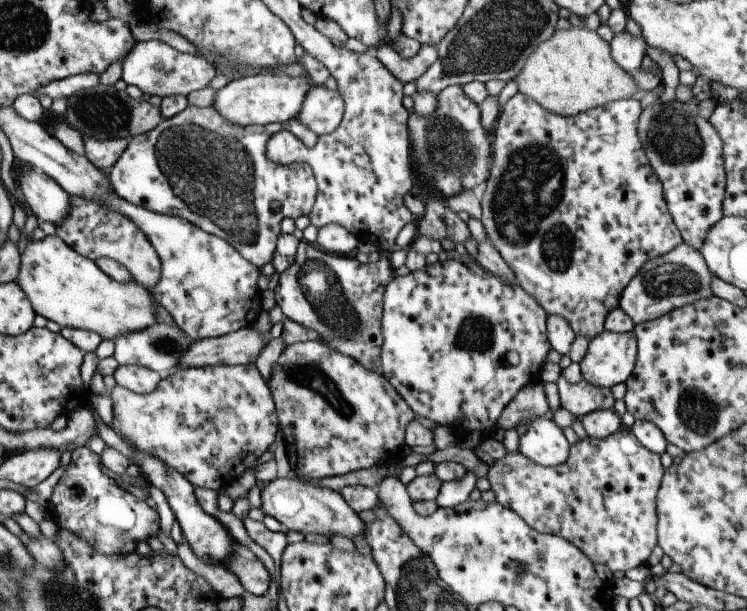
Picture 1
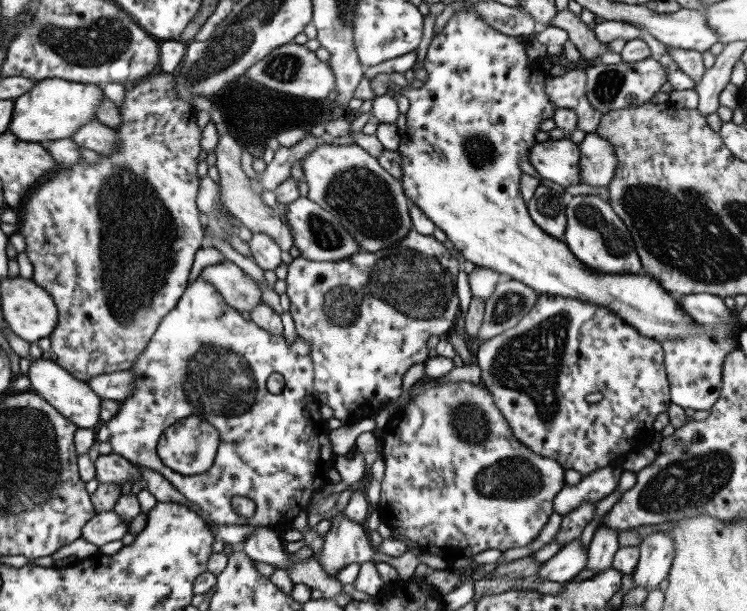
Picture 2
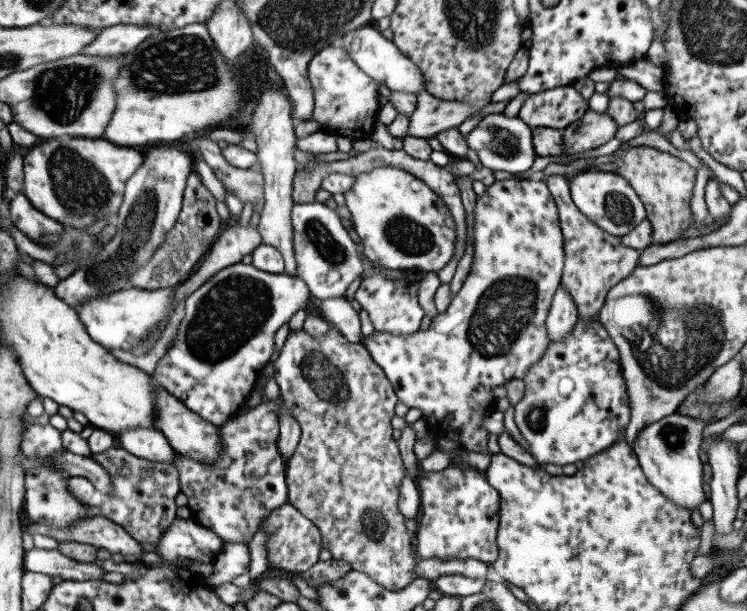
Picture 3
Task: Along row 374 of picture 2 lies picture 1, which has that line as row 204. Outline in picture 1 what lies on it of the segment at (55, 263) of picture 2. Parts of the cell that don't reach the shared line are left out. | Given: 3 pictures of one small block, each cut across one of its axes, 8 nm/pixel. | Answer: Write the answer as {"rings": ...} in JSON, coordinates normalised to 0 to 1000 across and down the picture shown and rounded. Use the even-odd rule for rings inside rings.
{"rings":[[[94,322],[94,345],[83,365],[74,368],[74,383],[92,406],[119,426],[150,422],[170,440],[178,460],[195,473],[202,475],[213,458],[214,429],[194,385],[170,355],[135,339],[127,329]]]}

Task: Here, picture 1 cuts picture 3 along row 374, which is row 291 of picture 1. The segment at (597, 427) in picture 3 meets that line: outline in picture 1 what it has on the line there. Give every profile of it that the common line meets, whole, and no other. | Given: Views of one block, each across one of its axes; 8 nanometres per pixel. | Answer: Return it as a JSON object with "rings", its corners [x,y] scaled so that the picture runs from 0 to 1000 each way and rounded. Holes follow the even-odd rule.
{"rings":[[[693,151],[669,175],[669,183],[656,219],[657,275],[653,278],[649,311],[644,318],[644,354],[641,357],[653,394],[684,440],[692,465],[722,498],[732,517],[743,516],[759,525],[770,548],[783,552],[787,558],[809,540],[810,517],[817,507],[827,502],[827,491],[834,470],[838,470],[839,463],[854,448],[861,432],[914,398],[909,375],[904,370],[893,344],[886,319],[886,301],[867,267],[854,227],[853,201],[857,182],[854,160],[845,159],[818,165],[806,175],[797,175],[770,190],[752,191],[732,183],[715,164]]]}

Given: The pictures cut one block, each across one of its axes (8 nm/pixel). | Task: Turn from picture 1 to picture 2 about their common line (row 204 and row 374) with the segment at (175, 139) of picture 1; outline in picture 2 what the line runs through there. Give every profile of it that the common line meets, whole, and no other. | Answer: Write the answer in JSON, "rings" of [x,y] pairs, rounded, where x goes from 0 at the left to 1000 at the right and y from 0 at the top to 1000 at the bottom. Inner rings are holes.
{"rings":[[[265,453],[262,458],[258,458],[257,465],[252,465],[246,471],[240,491],[234,496],[234,501],[226,507],[226,511],[221,512],[221,517],[213,525],[194,573],[191,573],[174,599],[173,607],[179,612],[179,638],[177,638],[175,648],[169,651],[165,658],[159,658],[159,671],[149,687],[139,692],[135,691],[130,696],[127,700],[127,717],[130,723],[143,723],[143,727],[147,727],[149,741],[163,746],[167,753],[179,759],[179,763],[190,763],[207,774],[213,774],[214,779],[218,779],[218,784],[229,792],[233,802],[237,802],[242,812],[248,813],[250,822],[261,825],[269,838],[277,841],[277,848],[280,848],[282,854],[288,854],[290,859],[305,861],[315,858],[325,861],[325,858],[333,858],[343,864],[375,863],[388,854],[391,846],[407,843],[419,809],[422,805],[430,805],[432,797],[440,791],[438,768],[446,764],[450,745],[440,727],[439,707],[442,700],[439,699],[439,691],[430,686],[427,679],[430,661],[422,650],[422,640],[419,638],[419,604],[411,561],[399,550],[390,563],[383,563],[378,547],[363,547],[347,537],[343,530],[339,530],[339,525],[325,522],[320,512],[321,509],[316,509],[311,501],[307,501],[290,475],[288,475],[288,470],[282,465],[277,465],[274,458],[269,458],[269,455]],[[363,609],[371,609],[380,622],[379,635],[371,645],[360,643],[355,635],[355,622],[357,622],[357,615],[360,615]],[[256,679],[265,681],[277,689],[281,696],[285,696],[290,702],[293,720],[284,761],[272,774],[246,779],[232,773],[232,769],[224,766],[224,763],[216,756],[216,751],[209,741],[209,727],[221,700],[229,697],[229,694],[237,691],[237,687]],[[313,812],[332,815],[339,820],[341,838],[336,848],[327,849],[312,836],[308,823],[309,815]]]}

